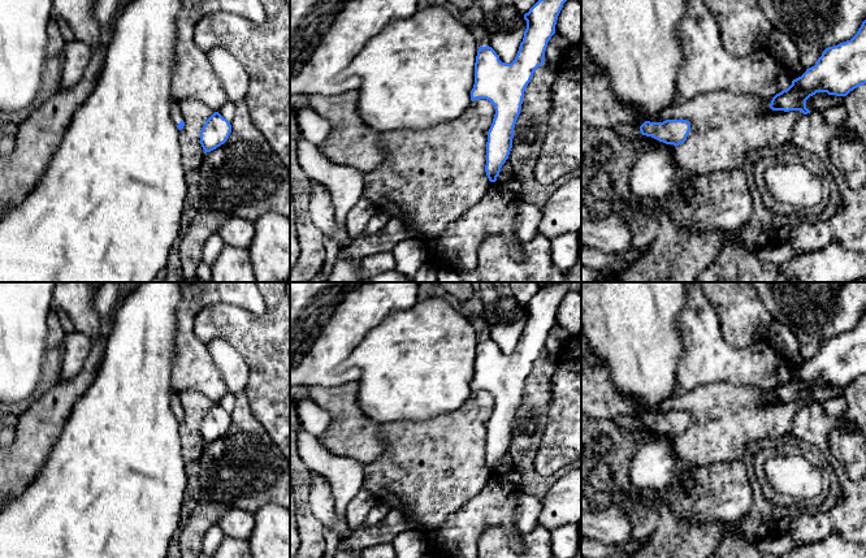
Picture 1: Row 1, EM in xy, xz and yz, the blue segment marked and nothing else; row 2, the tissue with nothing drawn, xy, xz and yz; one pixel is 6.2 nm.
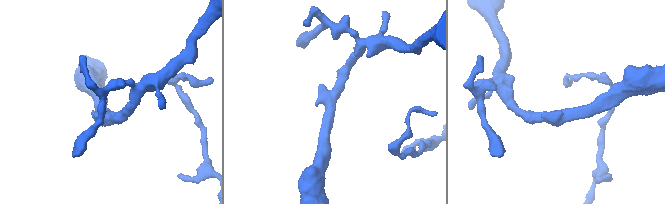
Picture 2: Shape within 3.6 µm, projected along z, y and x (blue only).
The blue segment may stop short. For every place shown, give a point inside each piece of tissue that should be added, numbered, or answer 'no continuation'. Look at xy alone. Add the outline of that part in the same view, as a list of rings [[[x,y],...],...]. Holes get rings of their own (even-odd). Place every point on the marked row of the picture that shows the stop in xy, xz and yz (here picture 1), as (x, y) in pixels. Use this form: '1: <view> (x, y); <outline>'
1: xy (177, 117); [[[173,104],[172,107],[172,118],[176,125],[178,125],[183,120],[178,104]]]

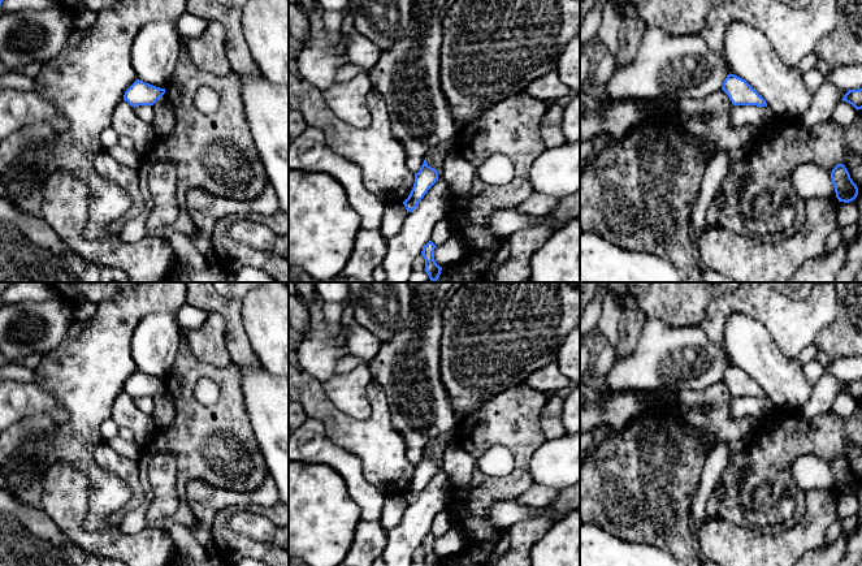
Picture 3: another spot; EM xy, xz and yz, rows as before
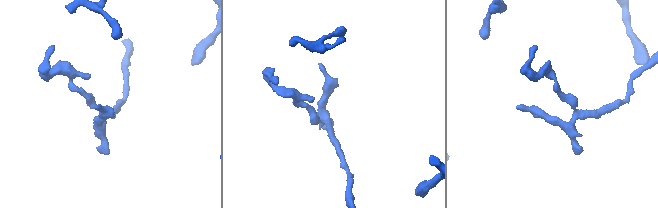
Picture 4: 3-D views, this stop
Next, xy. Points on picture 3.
no continuation

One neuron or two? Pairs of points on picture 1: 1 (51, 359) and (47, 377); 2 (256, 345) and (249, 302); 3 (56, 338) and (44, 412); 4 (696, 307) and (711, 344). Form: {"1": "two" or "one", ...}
{"1": "one", "2": "two", "3": "two", "4": "one"}

